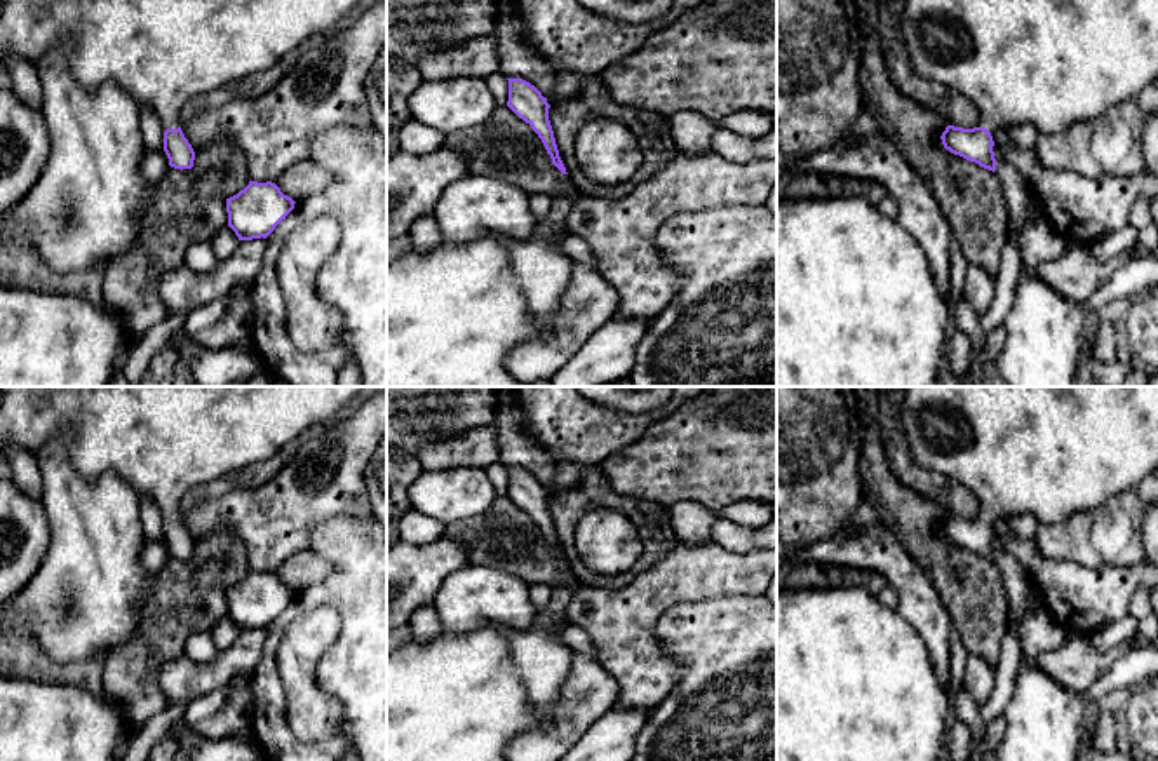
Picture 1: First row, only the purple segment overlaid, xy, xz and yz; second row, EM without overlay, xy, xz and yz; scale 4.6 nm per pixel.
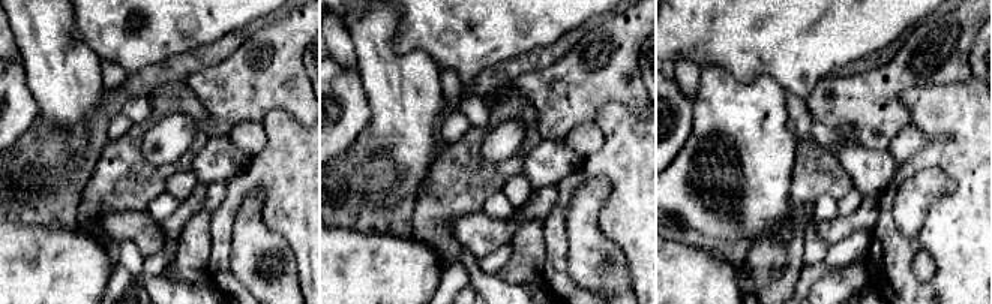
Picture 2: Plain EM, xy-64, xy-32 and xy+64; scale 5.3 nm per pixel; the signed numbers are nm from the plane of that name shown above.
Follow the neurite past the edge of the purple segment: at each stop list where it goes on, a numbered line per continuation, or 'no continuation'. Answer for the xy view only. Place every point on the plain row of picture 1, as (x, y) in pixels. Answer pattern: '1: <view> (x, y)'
1: xy (164, 441)

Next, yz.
1: yz (1052, 451)

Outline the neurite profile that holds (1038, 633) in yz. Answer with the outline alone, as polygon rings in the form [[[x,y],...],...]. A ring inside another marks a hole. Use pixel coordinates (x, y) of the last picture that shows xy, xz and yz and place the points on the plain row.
[[[993,536],[996,566],[1008,592],[1008,620],[1017,625],[1022,660],[1036,660],[1045,651],[1059,650],[1067,637],[1048,611],[1027,606],[1027,575],[1017,557],[1008,552],[1000,538]]]

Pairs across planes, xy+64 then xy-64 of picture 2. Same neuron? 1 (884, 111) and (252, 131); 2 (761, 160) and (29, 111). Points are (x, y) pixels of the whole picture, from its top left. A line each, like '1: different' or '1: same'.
1: different
2: different

